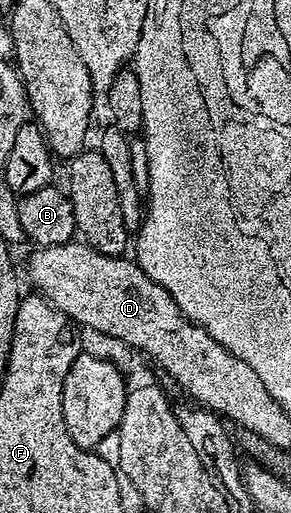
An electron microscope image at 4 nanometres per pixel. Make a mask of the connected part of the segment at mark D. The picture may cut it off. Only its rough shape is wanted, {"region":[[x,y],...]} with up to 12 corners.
{"region":[[37,247],[36,294],[154,359],[240,430],[274,438],[247,361],[132,258]]}

